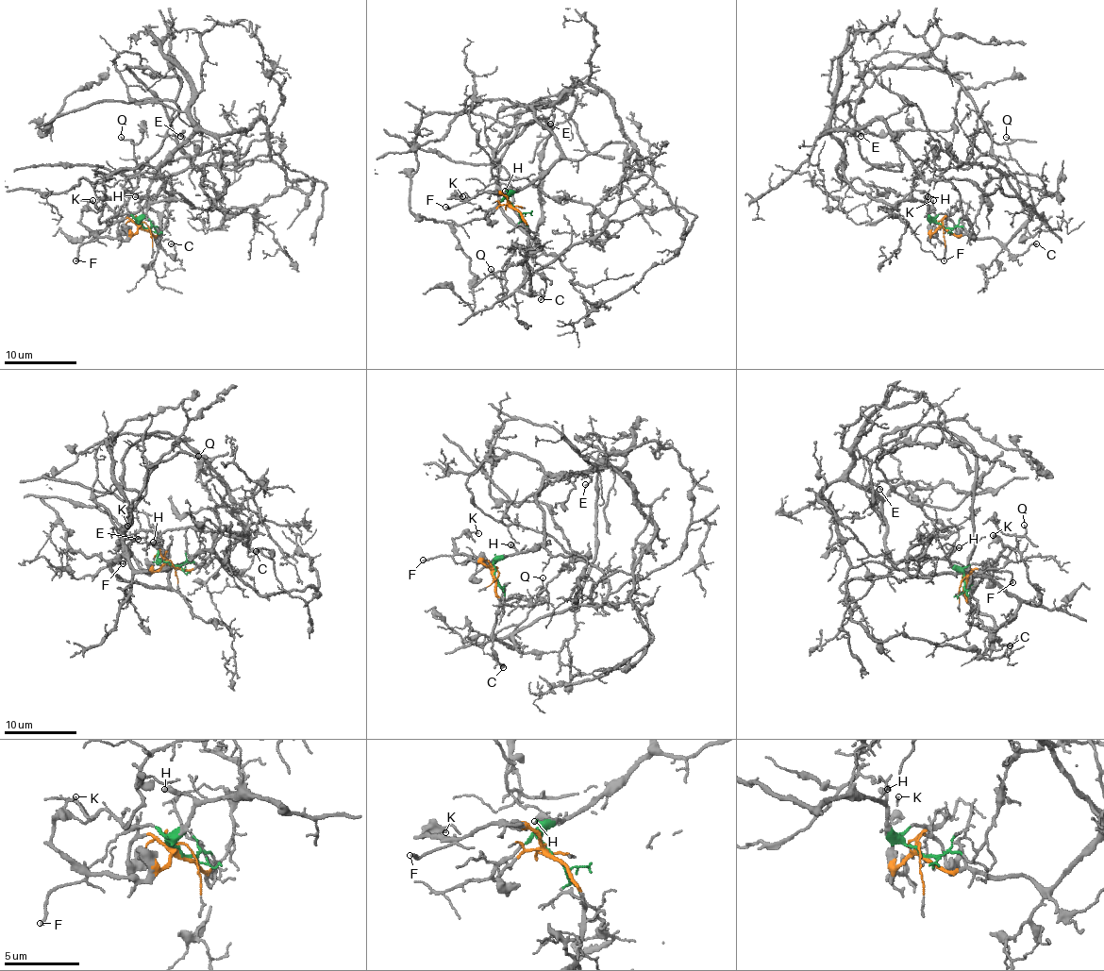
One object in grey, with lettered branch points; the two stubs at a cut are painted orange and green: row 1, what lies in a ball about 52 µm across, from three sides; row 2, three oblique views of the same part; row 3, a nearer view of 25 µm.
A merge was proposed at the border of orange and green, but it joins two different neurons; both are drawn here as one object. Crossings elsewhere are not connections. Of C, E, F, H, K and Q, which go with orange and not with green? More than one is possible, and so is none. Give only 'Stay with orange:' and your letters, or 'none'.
Stay with orange: C, F, K, Q

